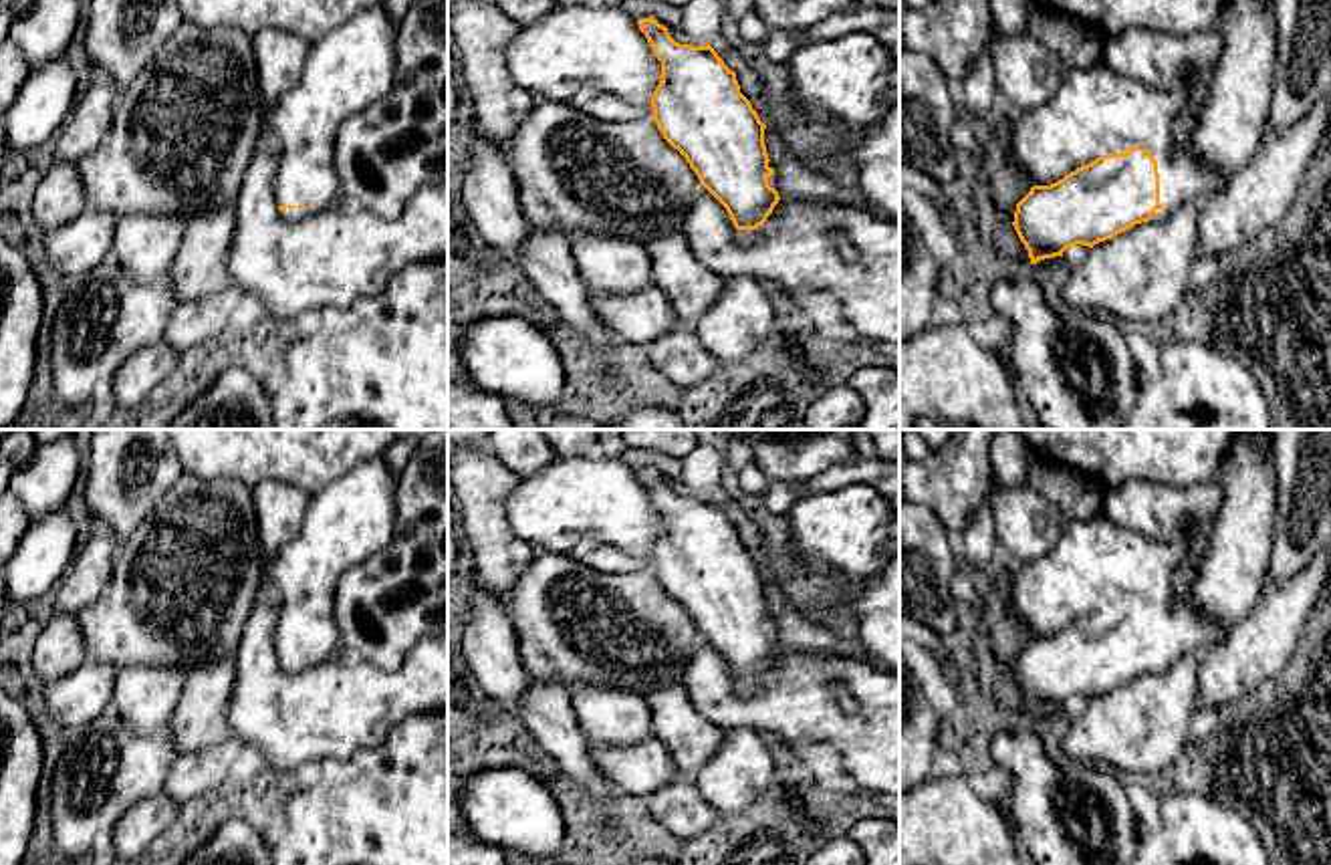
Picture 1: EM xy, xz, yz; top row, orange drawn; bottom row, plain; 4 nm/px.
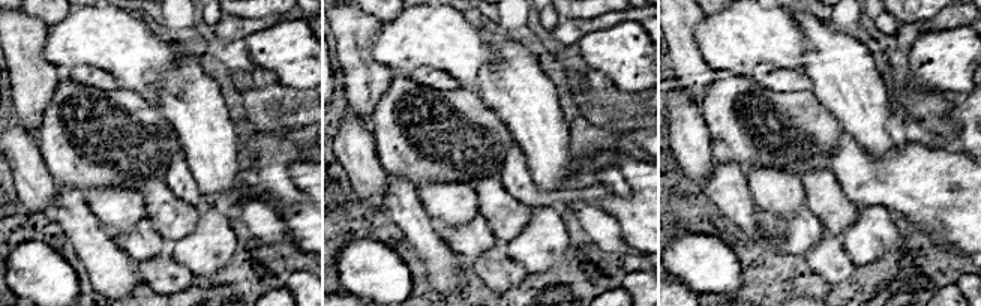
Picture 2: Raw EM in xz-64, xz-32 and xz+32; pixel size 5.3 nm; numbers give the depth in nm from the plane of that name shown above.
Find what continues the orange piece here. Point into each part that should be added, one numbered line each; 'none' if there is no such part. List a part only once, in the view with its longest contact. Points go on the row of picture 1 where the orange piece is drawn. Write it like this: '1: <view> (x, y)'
1: yz (1096, 111)

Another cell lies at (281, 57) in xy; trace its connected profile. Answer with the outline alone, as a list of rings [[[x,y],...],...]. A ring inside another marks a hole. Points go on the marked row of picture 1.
[[[264,28],[252,36],[252,52],[266,119],[278,97],[298,83],[311,42],[278,28]]]

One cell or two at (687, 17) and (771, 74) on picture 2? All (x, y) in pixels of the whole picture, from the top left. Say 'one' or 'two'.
two

